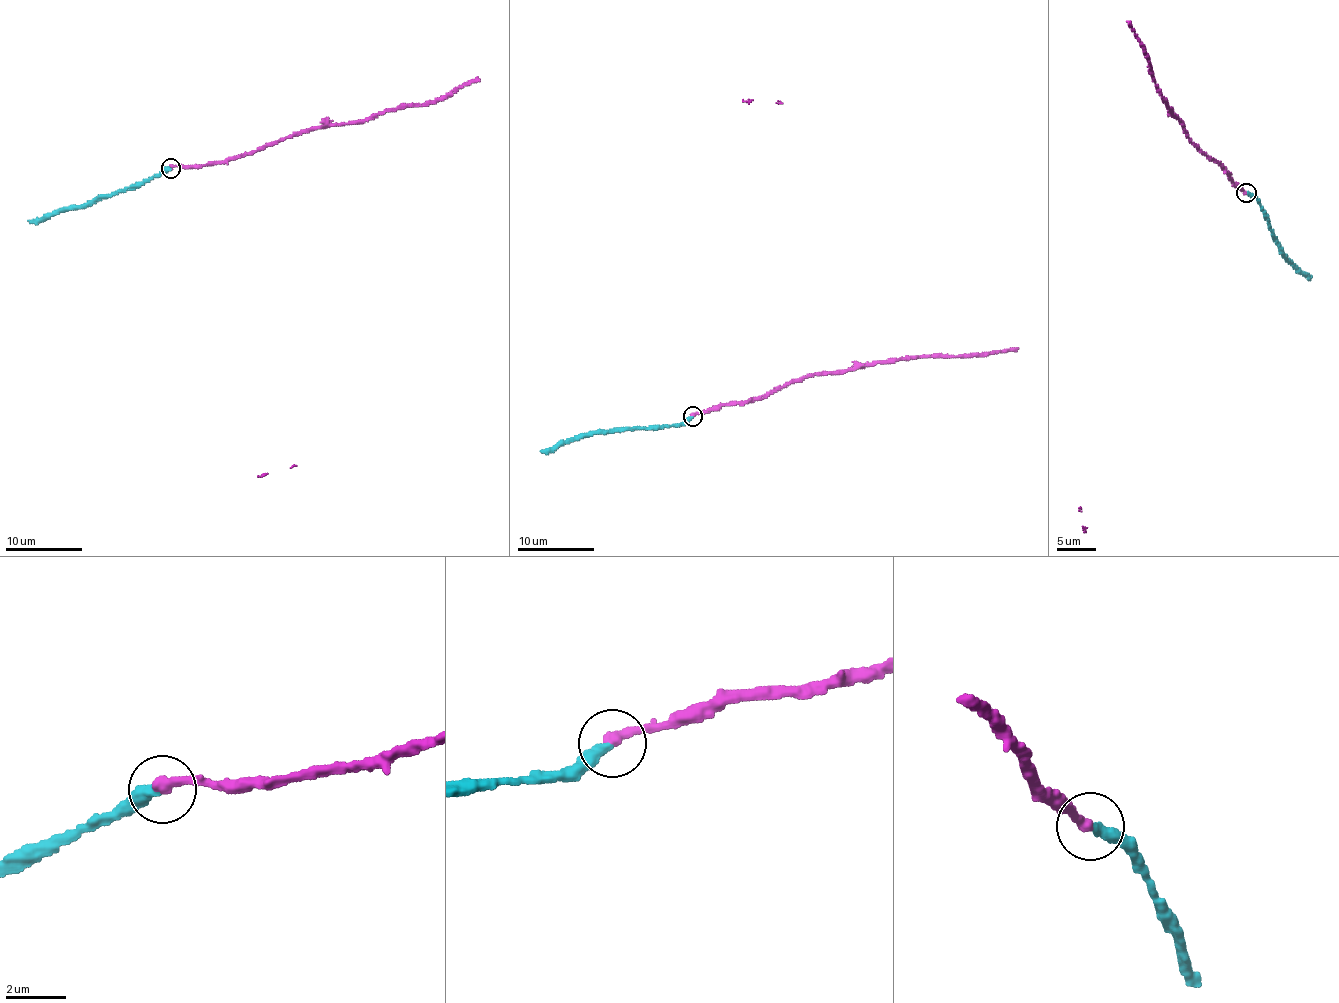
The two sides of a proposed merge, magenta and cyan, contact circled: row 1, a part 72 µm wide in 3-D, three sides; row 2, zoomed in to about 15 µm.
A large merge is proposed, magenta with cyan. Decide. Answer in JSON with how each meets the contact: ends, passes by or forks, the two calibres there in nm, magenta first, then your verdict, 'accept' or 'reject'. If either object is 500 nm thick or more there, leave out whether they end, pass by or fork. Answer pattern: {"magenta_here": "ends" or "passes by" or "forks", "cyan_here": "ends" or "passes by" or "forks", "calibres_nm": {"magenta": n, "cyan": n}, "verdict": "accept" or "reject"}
{"magenta_here": "ends", "cyan_here": "ends", "calibres_nm": {"magenta": 400, "cyan": 360}, "verdict": "accept"}

